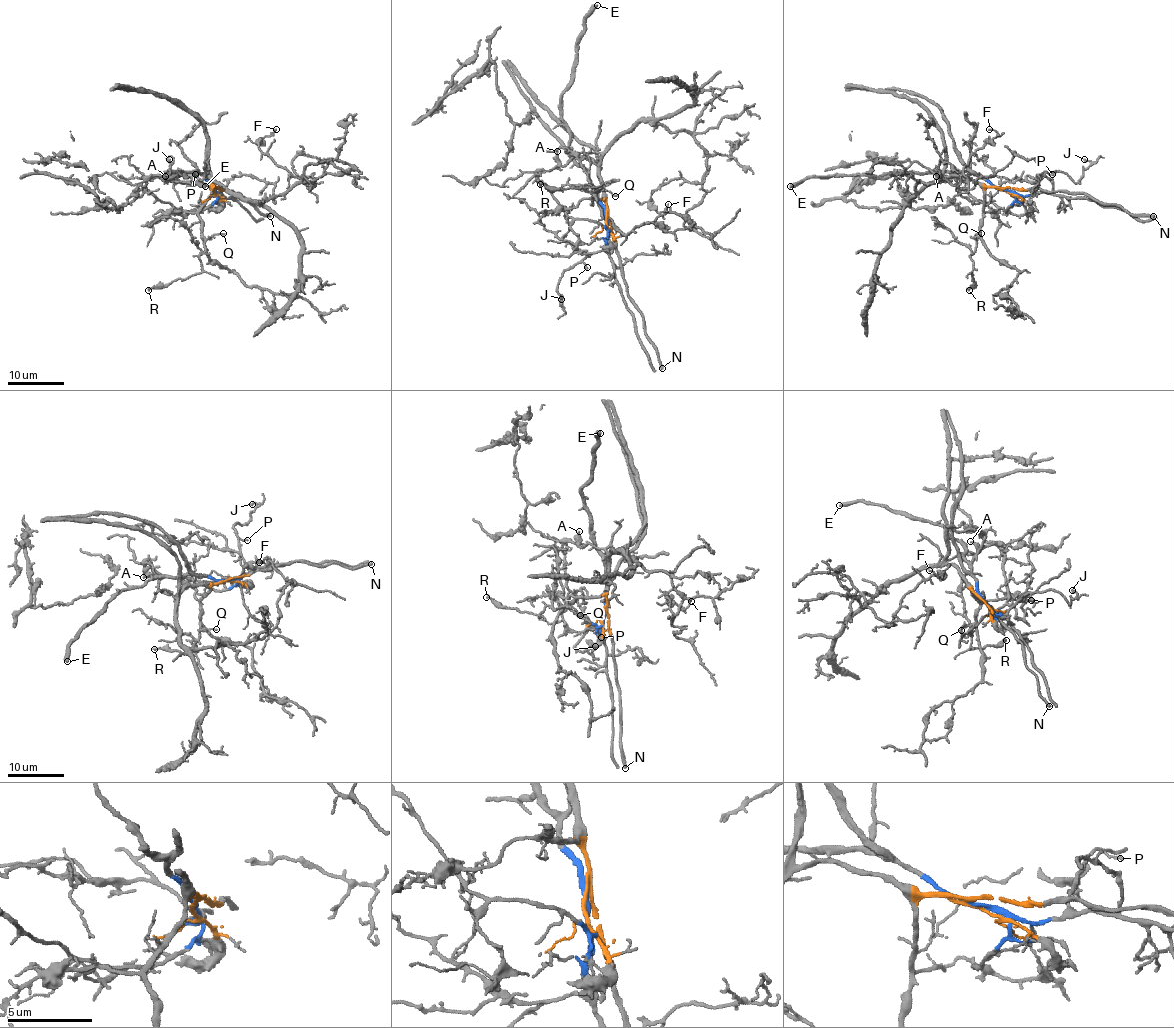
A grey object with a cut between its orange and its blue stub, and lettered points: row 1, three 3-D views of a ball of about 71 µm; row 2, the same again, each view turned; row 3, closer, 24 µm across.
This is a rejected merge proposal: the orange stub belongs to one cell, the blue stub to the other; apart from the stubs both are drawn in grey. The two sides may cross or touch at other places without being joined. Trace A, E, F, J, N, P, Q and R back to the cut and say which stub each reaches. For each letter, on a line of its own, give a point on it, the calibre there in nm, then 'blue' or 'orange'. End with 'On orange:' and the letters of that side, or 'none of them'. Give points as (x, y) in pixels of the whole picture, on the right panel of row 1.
A: (936, 176) | 160 nm | orange
E: (790, 186) | 400 nm | blue
F: (989, 129) | 130 nm | orange
J: (1084, 159) | 180 nm | blue
N: (1153, 216) | 280 nm | orange
P: (1052, 174) | 120 nm | blue
Q: (981, 233) | 100 nm | orange
R: (969, 290) | 110 nm | orange
On orange: A, F, N, Q, R

